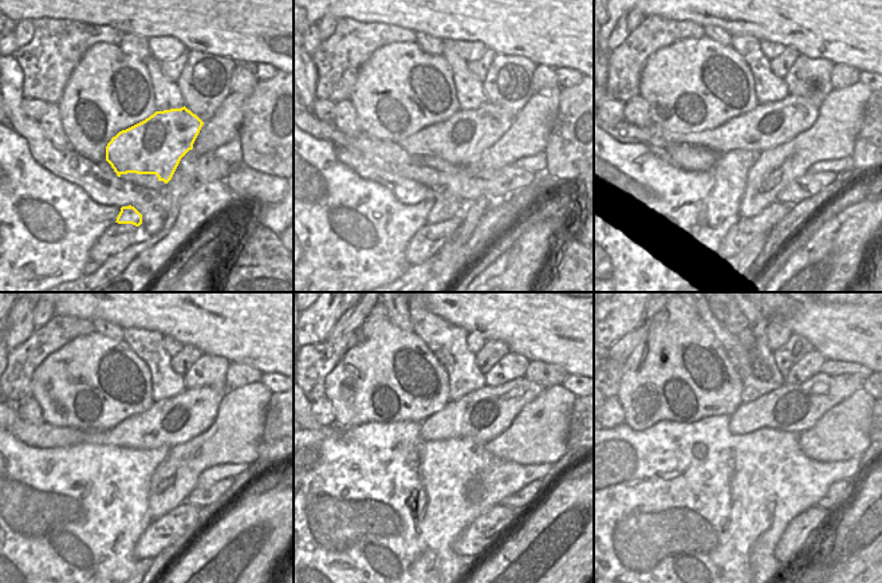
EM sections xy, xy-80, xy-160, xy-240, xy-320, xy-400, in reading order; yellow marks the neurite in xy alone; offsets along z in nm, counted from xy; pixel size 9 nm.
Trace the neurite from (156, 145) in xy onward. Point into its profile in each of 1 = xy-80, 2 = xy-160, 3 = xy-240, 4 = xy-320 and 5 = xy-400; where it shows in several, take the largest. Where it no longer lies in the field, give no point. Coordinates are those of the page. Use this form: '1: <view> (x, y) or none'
1: xy-80 (460, 140)
2: xy-160 (770, 125)
3: xy-240 (172, 421)
4: xy-320 (485, 413)
5: xy-400 (791, 408)

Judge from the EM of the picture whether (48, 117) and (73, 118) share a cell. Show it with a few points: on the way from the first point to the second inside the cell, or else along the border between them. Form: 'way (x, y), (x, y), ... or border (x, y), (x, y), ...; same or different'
border (56, 105), (62, 130), (70, 146); different

